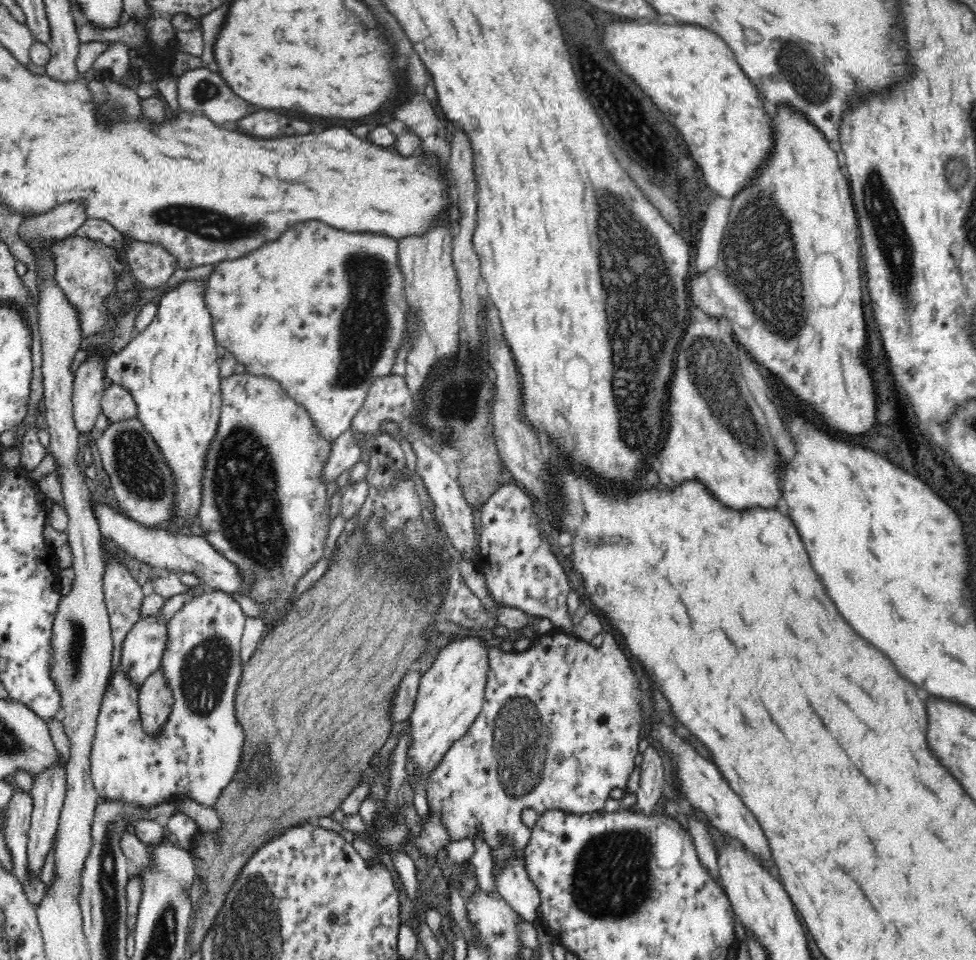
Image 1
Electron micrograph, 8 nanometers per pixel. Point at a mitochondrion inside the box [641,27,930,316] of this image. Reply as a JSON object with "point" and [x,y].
{"point":[796,59]}

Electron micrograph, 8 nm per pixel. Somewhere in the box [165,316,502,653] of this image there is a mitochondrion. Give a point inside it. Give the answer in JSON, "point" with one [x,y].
{"point":[245,497]}

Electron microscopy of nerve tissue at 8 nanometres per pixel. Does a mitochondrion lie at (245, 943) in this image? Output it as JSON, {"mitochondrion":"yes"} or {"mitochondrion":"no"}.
{"mitochondrion":"yes"}

